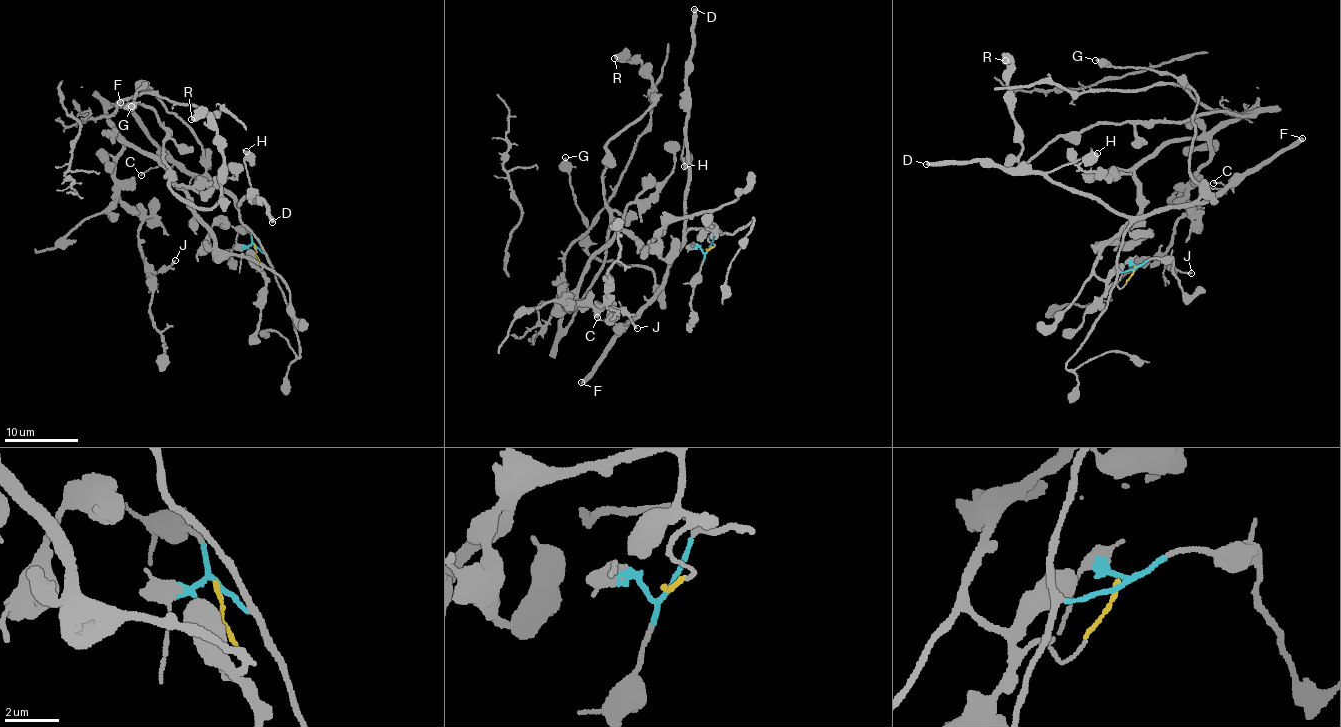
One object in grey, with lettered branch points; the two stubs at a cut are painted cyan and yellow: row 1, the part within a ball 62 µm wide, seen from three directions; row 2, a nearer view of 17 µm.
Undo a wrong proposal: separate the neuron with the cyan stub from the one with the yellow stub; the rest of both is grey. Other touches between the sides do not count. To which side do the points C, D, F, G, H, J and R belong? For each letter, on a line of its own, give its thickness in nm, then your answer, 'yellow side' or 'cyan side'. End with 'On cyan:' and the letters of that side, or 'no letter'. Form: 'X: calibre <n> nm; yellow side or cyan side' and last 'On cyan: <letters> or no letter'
C: calibre 110 nm; cyan side
D: calibre 380 nm; cyan side
F: calibre 420 nm; cyan side
G: calibre 460 nm; cyan side
H: calibre 600 nm; cyan side
J: calibre 160 nm; yellow side
R: calibre 500 nm; yellow side
On cyan: C, D, F, G, H

